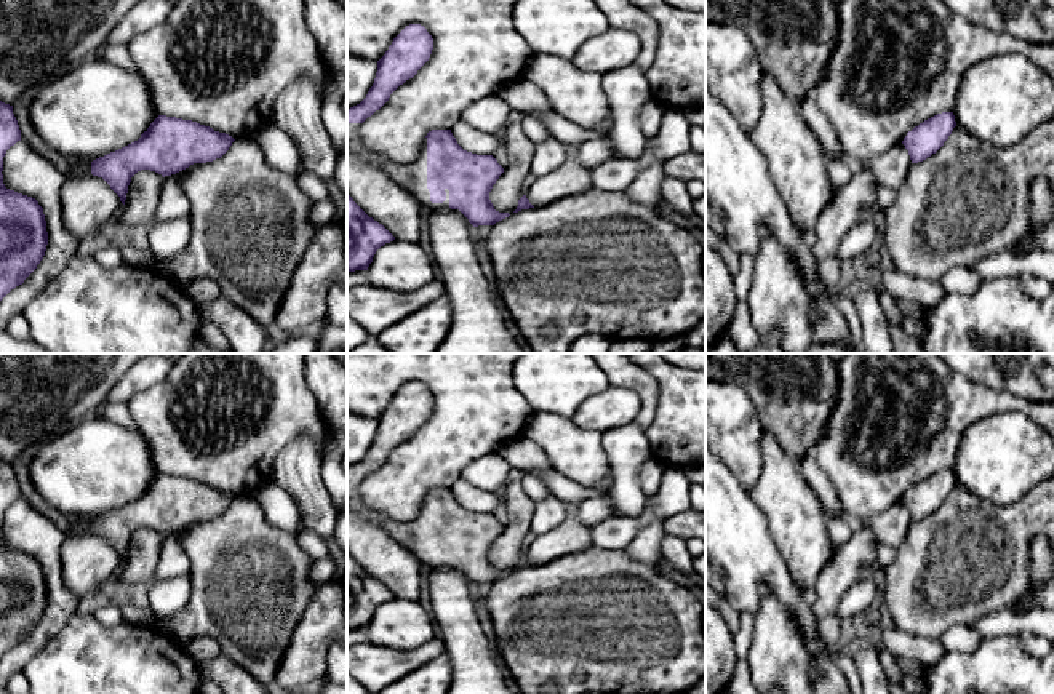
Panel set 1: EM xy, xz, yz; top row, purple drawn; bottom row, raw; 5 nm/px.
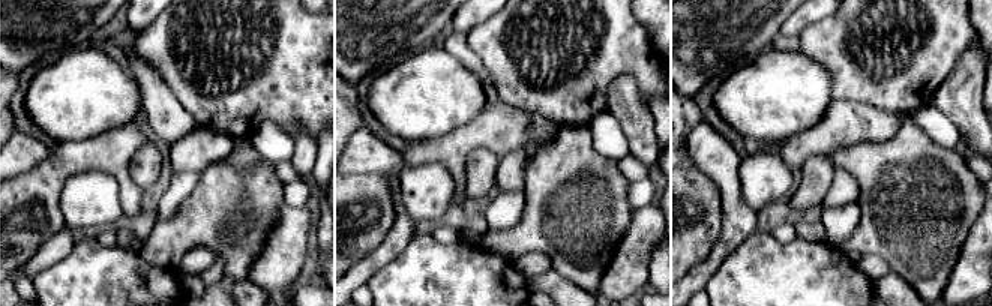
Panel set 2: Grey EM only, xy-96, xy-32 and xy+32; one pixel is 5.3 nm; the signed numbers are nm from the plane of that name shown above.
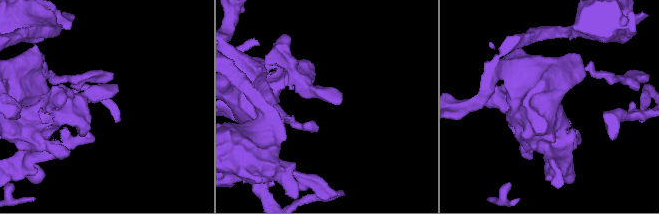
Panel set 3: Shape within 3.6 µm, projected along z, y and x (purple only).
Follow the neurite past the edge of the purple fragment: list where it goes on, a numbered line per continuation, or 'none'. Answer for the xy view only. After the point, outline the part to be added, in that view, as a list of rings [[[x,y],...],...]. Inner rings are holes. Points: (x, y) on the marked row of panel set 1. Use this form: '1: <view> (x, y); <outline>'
1: xy (82, 167); [[[78,162],[77,165],[70,165],[69,176],[80,176],[80,174],[90,174],[91,173],[91,162]]]

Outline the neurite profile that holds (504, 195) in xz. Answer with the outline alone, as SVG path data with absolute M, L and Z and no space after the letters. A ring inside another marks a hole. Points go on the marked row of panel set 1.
M509 122L502 136L502 147L509 163L489 192L496 211L513 214L525 195L526 179L531 176L534 142L523 133L521 123Z

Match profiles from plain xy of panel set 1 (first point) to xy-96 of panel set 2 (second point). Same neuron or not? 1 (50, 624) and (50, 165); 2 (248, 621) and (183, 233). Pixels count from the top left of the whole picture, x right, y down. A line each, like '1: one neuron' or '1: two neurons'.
1: two neurons
2: one neuron

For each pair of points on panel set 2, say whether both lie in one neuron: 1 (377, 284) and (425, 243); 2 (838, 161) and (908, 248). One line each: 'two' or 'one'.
1: one
2: one

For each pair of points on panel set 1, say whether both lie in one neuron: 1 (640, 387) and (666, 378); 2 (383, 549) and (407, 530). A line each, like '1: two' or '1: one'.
1: two
2: two

